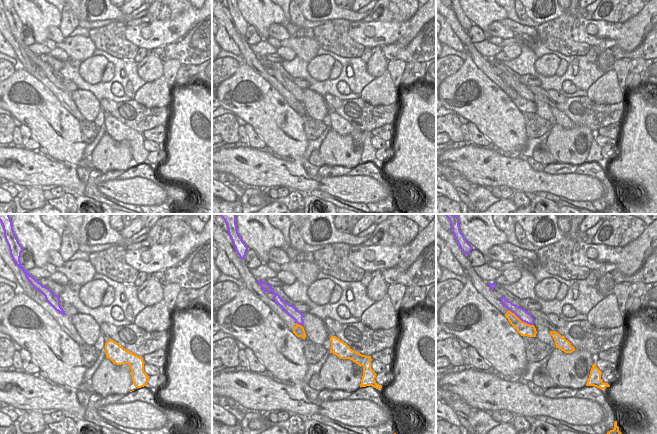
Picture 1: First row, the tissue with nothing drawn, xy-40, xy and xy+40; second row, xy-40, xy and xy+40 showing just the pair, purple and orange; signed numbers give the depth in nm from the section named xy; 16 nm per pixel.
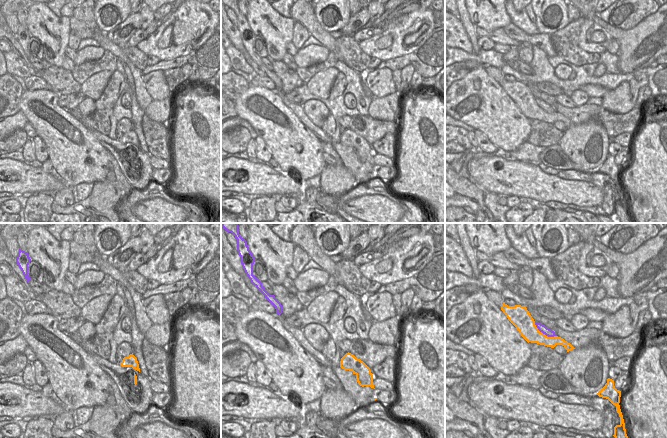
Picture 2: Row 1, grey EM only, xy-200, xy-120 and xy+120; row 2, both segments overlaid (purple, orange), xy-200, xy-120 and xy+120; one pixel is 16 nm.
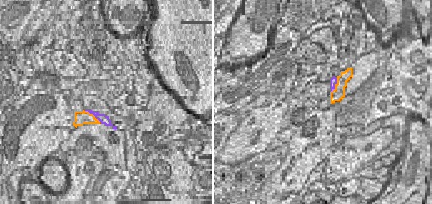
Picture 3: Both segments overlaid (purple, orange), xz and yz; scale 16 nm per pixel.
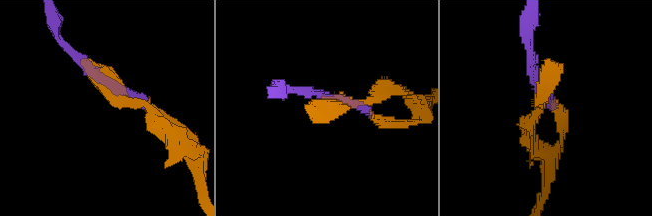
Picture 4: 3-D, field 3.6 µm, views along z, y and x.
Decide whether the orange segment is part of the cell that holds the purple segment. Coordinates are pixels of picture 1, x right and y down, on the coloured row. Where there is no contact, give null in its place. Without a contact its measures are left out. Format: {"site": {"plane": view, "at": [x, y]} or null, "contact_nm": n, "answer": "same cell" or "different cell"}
{"site": {"plane": "xy+40", "at": [520, 319]}, "contact_nm": 480, "answer": "same cell"}

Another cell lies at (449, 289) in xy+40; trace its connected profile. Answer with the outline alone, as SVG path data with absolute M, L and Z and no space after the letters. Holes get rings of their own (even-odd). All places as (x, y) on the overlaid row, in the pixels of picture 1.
M448 279L436 283L436 335L442 330L439 323L438 313L441 306L455 298L463 289L464 285L456 279Z

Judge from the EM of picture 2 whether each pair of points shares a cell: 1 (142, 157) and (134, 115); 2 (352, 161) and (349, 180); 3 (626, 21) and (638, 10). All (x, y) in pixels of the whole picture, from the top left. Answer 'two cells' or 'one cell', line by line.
1: two cells
2: two cells
3: one cell

